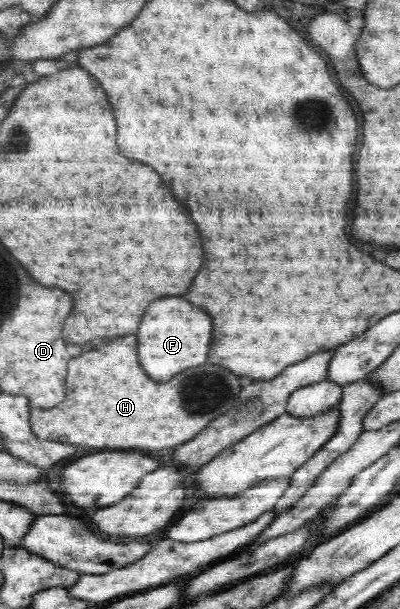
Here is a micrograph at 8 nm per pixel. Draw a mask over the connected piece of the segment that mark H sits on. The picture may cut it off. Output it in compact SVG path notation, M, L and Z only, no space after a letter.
M130 334L130 336L124 336L120 340L114 340L110 344L106 344L104 348L100 350L92 350L92 352L86 352L82 356L76 356L72 358L72 362L68 364L68 392L66 392L66 398L64 402L60 402L58 406L54 408L36 408L31 407L29 422L32 432L42 440L68 440L68 444L80 444L80 446L88 446L88 448L98 448L98 450L146 450L148 453L156 453L166 451L167 453L174 450L178 445L182 445L188 440L192 440L192 437L196 434L200 434L202 430L208 427L208 424L215 420L217 417L223 416L224 413L228 413L236 400L239 400L241 392L241 385L239 377L236 378L232 372L224 370L224 368L218 368L214 364L204 364L204 366L196 366L196 368L188 368L184 372L180 372L178 376L174 376L172 380L168 382L154 382L150 380L144 370L138 366L138 350L136 350L136 336Z

